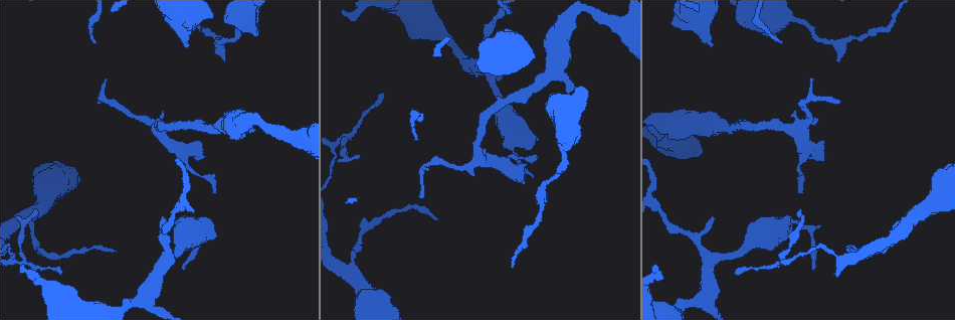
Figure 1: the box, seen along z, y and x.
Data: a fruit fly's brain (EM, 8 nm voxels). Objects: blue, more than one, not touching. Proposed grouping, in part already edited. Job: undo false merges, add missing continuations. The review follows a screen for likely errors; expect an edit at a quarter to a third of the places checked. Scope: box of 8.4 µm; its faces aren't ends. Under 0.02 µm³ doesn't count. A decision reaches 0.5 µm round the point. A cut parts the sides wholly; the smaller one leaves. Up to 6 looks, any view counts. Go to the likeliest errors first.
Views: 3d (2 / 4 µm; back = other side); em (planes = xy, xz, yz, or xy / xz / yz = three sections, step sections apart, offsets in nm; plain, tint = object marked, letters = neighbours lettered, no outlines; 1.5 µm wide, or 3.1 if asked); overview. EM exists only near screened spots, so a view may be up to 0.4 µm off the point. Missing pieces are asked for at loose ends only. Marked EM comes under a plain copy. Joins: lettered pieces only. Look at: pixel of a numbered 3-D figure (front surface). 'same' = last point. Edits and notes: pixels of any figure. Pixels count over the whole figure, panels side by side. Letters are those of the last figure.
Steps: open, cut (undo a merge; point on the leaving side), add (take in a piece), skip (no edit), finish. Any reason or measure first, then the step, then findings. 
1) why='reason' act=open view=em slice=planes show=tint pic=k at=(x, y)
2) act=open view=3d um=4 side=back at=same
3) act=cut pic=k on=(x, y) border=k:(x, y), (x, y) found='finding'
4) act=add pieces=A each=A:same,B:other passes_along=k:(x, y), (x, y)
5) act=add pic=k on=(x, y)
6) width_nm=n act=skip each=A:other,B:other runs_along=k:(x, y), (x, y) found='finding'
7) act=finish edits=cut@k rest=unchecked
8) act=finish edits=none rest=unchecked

why='free end' act=open view=em slice=planes show=letters pic=1 at=(712, 47)

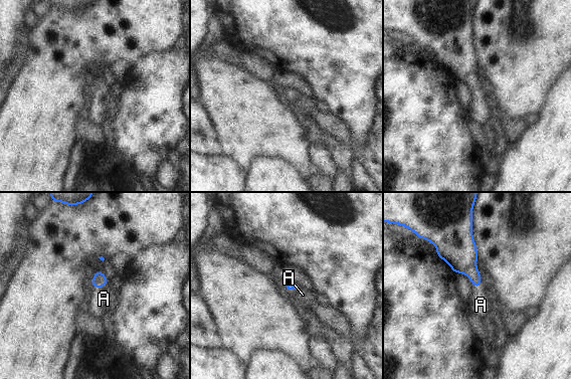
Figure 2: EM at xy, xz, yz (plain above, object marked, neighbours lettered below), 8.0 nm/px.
act=add pieces=A each=A:same found='it goes on there'

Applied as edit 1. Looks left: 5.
act=open view=overview

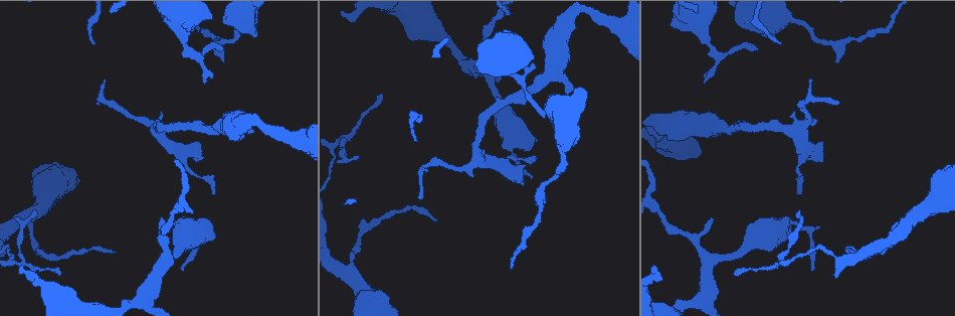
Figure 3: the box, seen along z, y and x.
why='free end' act=open view=3d um=4 pic=3 at=(568, 92)

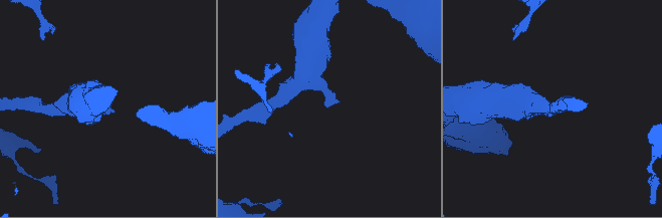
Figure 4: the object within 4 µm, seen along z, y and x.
act=open view=em slice=yz step=8 show=letters pic=4 at=(326, 107)

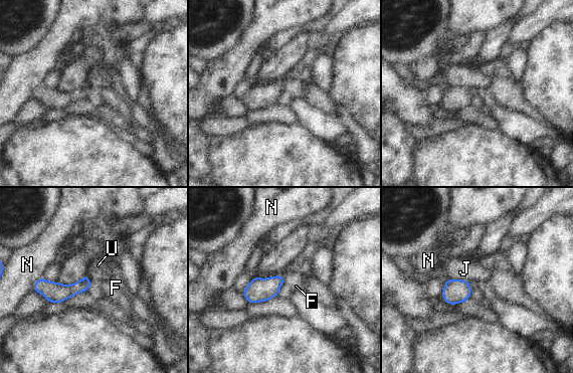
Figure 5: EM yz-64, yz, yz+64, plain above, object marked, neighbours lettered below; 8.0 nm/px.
act=open view=em slice=planes show=letters at=same

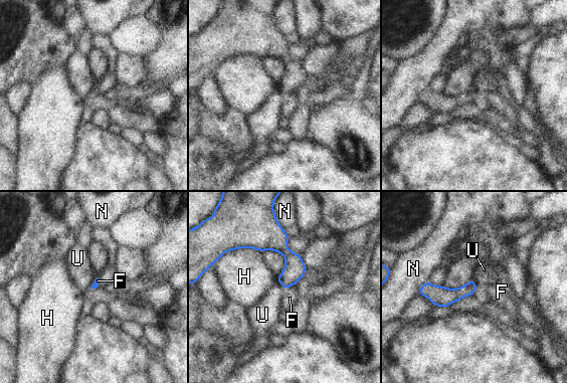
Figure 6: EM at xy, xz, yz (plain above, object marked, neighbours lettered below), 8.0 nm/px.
act=skip each=F:other,H:other,N:other,U:other border=6:(276, 278), (285, 290) found='no lettered piece goes on from it'

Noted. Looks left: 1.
act=finish edits=add@2 rest=unchecked

